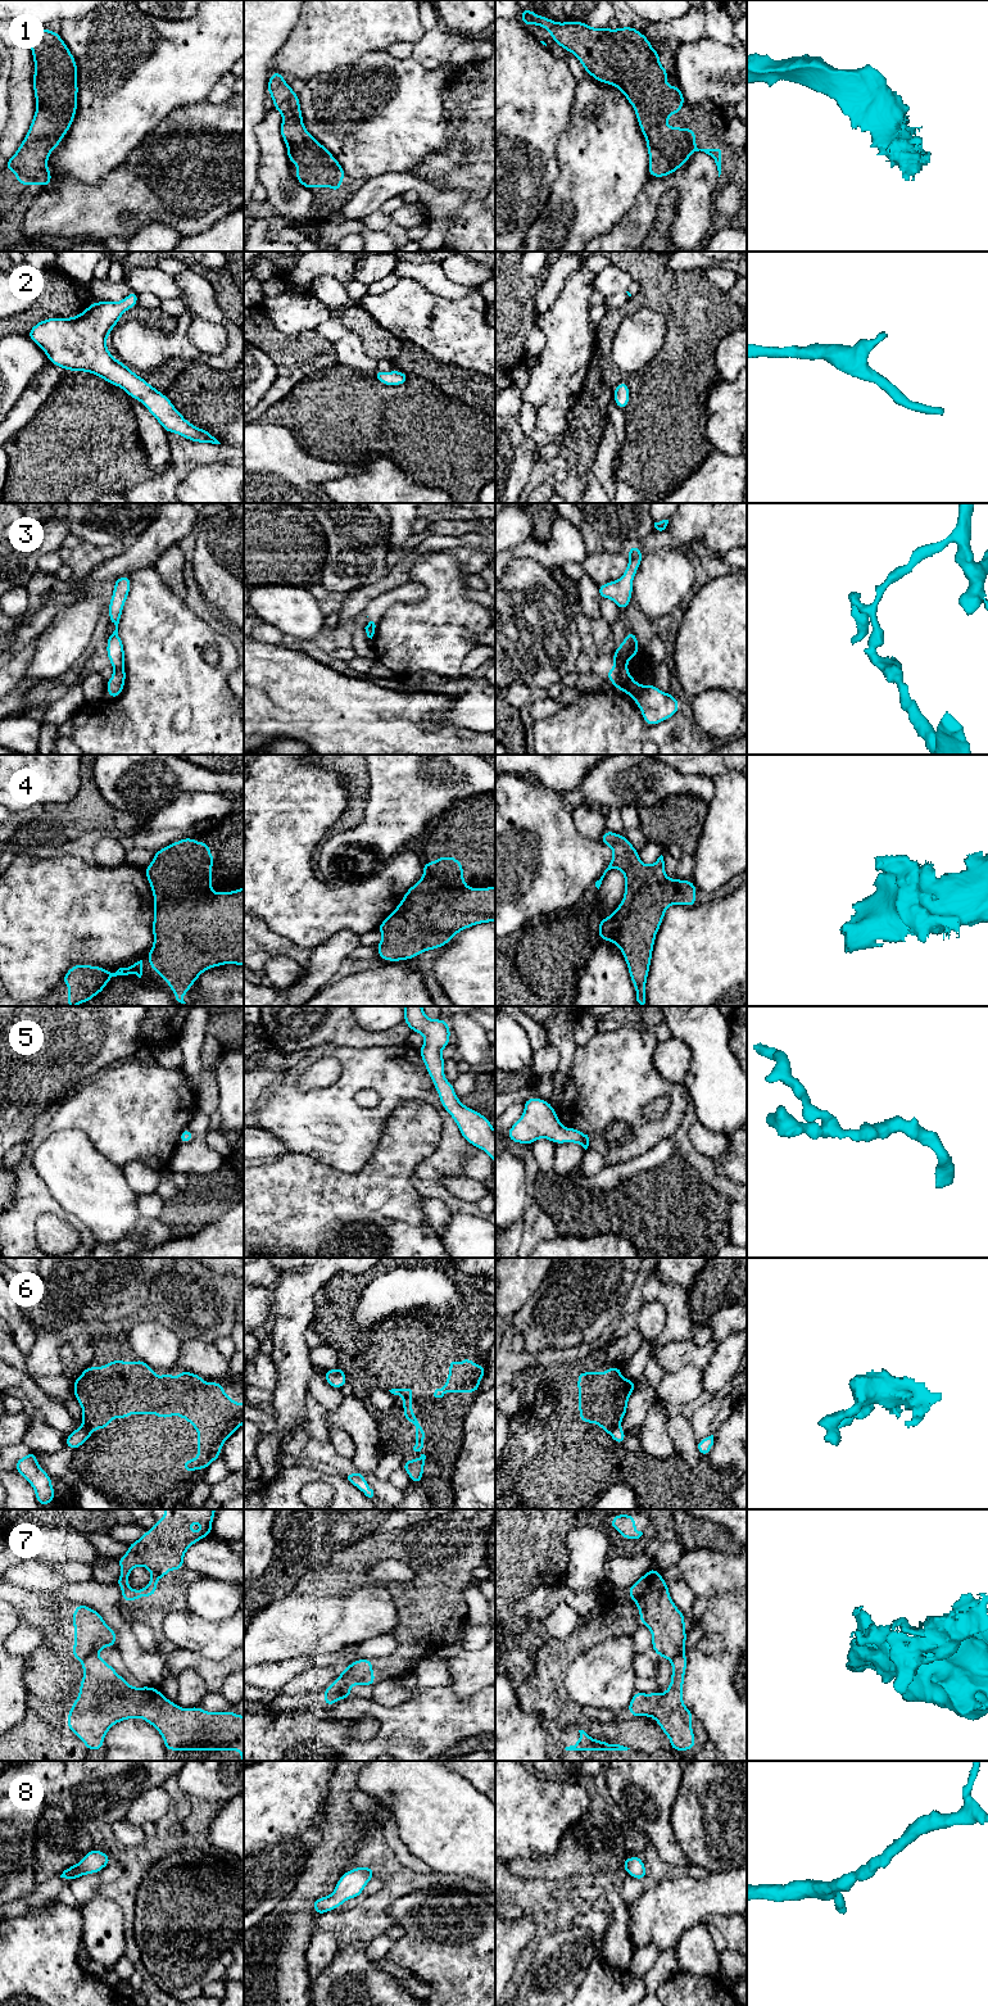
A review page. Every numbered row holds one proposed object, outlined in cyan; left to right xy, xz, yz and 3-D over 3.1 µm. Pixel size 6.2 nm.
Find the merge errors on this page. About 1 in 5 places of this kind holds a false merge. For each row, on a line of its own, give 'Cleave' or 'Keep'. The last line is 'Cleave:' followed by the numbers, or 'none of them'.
1: Keep
2: Keep
3: Cleave
4: Keep
5: Keep
6: Cleave
7: Cleave
8: Keep
Cleave: 3, 6, 7

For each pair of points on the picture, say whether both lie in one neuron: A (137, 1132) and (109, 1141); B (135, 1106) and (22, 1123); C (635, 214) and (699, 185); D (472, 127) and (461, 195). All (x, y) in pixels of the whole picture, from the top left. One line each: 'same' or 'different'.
A: same
B: different
C: same
D: different

